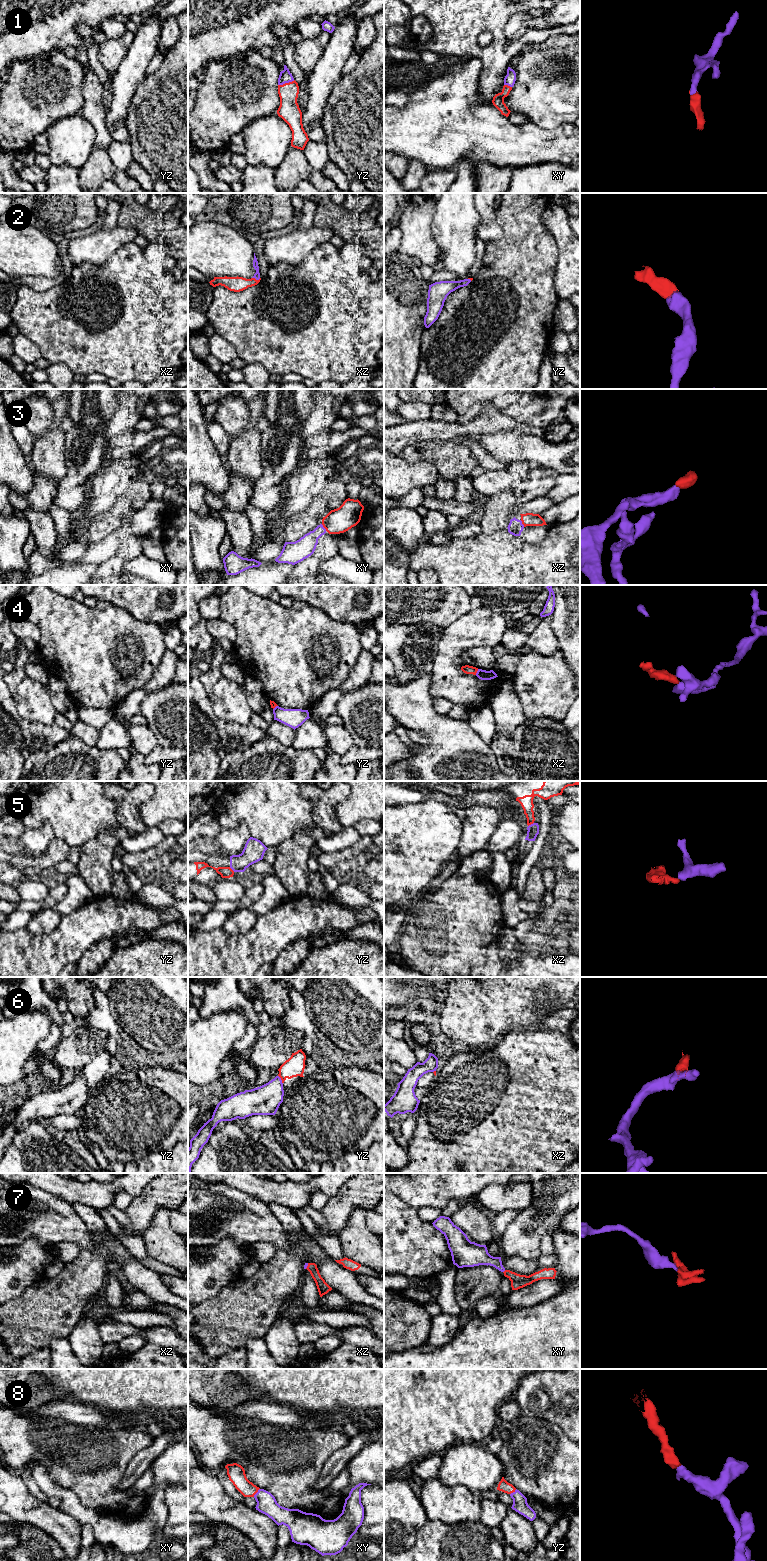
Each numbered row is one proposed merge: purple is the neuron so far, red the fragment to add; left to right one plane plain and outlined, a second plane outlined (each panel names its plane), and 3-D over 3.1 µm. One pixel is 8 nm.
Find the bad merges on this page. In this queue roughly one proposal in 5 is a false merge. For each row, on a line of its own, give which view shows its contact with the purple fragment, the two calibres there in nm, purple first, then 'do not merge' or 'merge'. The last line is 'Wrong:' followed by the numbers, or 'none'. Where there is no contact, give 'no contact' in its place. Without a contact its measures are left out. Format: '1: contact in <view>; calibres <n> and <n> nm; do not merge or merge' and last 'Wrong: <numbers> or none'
1: contact in yz; calibres 100 and 170 nm; merge
2: contact in xz; calibres 50 and 120 nm; merge
3: contact in xy; calibres 160 and 200 nm; merge
4: contact in xz; calibres 80 and 70 nm; do not merge
5: contact in xz; calibres 100 and 100 nm; do not merge
6: contact in yz; calibres 240 and 160 nm; do not merge
7: contact in xz; calibres 30 and 100 nm; merge
8: contact in xy; calibres 160 and 140 nm; merge
Wrong: 4, 5, 6

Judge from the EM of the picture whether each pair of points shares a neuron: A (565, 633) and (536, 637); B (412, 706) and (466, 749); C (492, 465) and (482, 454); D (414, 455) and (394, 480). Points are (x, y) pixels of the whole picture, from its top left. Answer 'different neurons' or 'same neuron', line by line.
A: different neurons
B: same neuron
C: same neuron
D: different neurons

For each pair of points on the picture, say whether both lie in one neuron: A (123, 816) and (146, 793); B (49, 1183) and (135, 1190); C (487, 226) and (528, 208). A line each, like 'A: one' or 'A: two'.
A: one
B: one
C: two

